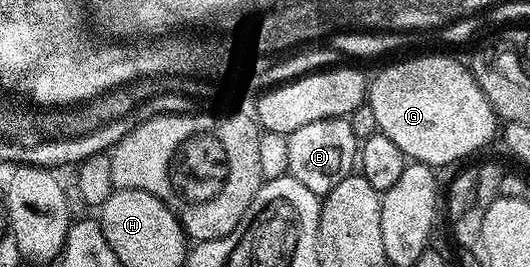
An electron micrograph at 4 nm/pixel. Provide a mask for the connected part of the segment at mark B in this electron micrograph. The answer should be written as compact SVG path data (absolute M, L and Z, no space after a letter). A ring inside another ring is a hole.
M347 117L314 120L314 124L302 124L288 135L290 164L288 173L302 180L310 192L321 196L328 194L343 178L353 173L358 162L358 139L350 128Z

